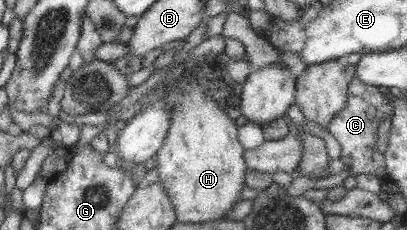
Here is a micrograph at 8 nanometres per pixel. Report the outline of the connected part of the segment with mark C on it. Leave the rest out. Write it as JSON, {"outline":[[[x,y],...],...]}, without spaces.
{"outline":[[[350,77],[347,87],[346,105],[336,112],[325,127],[339,143],[339,158],[346,168],[350,169],[353,176],[374,174],[385,180],[384,156],[378,153],[375,146],[377,127],[382,118],[391,115],[391,104],[378,92],[378,88],[362,83],[354,77]]]}

